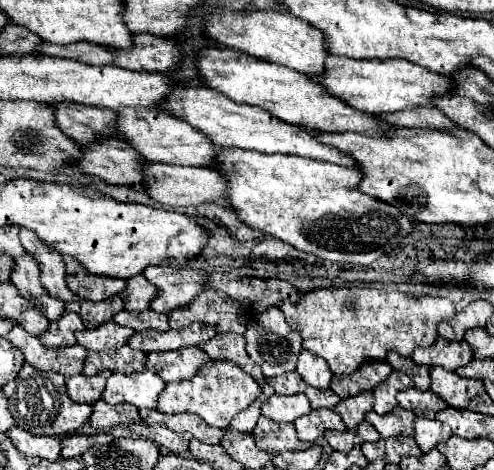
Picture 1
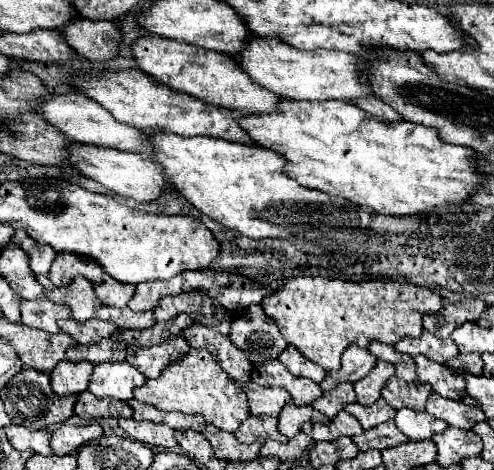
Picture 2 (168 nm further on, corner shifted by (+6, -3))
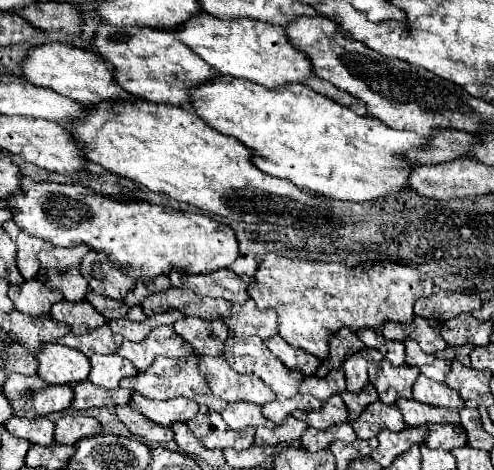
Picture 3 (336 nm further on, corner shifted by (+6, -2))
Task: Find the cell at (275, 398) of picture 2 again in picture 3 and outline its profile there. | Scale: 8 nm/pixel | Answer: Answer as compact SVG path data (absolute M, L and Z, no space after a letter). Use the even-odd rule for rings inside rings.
M200 357L200 371L210 391L224 401L252 401L264 405L276 399L272 389L258 377L236 373L224 357Z

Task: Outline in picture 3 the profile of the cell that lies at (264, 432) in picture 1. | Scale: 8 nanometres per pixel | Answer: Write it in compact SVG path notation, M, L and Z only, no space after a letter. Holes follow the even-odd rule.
M246 401L228 403L220 415L230 429L244 429L248 425L252 425L252 427L274 427L274 423L270 423L260 413L260 407L256 403L246 403Z

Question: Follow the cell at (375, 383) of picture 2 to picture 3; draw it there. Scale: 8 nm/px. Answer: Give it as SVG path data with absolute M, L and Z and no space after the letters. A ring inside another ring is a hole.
M364 347L362 351L348 355L342 363L342 369L346 375L346 389L350 393L360 391L368 383L368 363L380 361L380 359L382 359L382 355L374 347Z

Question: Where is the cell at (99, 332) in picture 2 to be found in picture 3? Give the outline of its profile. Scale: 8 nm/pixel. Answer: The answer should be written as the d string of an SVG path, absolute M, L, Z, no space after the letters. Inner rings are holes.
M62 299L54 303L54 307L50 309L50 315L62 323L68 323L72 333L76 335L88 333L106 323L106 319L98 311L94 311L94 307L88 301L66 303L66 299Z

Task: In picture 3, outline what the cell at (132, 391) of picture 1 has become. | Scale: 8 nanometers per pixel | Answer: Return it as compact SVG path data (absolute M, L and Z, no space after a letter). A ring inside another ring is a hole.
M110 353L110 355L92 355L90 357L90 375L88 379L104 389L116 389L122 377L130 377L136 375L138 369L124 357L120 357L118 353Z

